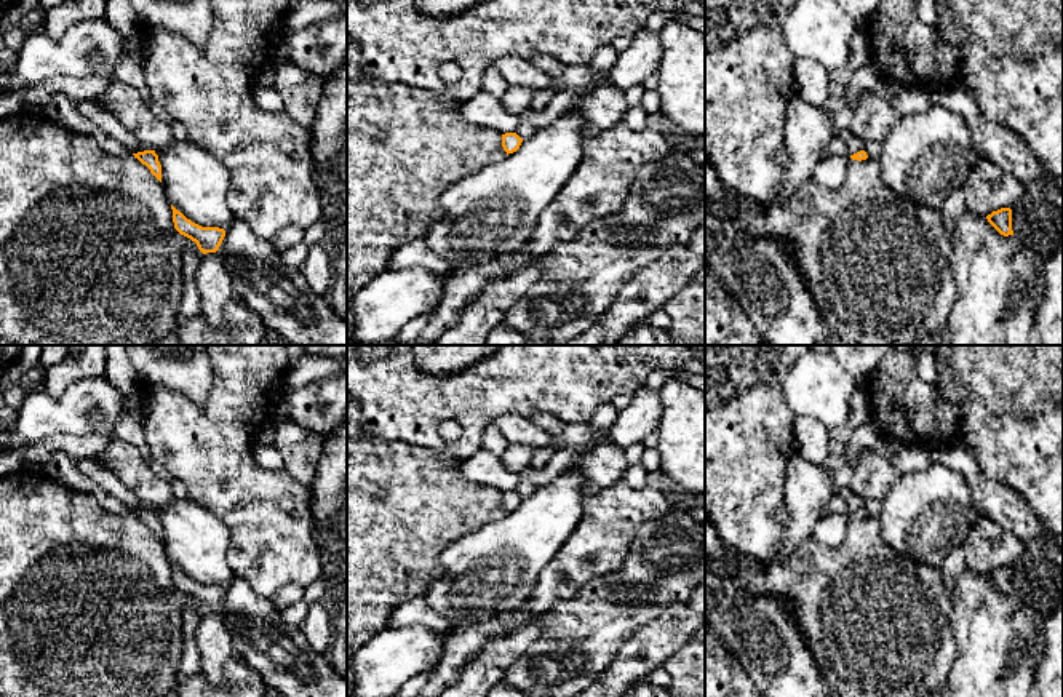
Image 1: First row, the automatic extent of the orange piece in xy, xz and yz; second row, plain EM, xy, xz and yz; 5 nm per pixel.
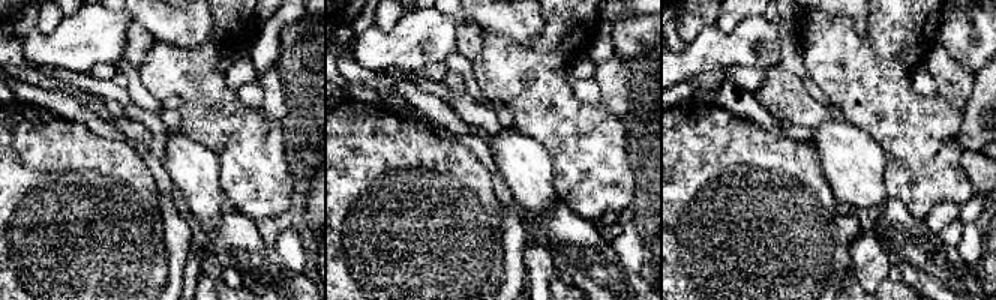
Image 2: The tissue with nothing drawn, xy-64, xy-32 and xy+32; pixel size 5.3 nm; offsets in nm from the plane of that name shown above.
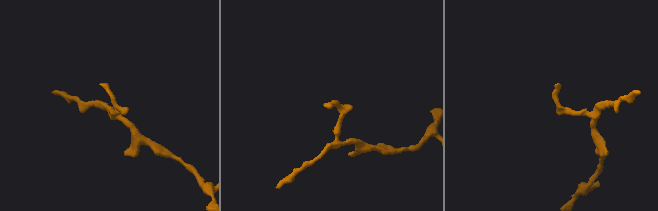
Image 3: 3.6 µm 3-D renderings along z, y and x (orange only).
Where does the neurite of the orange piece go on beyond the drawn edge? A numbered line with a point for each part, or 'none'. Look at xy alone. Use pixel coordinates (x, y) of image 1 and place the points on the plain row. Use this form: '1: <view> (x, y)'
none

